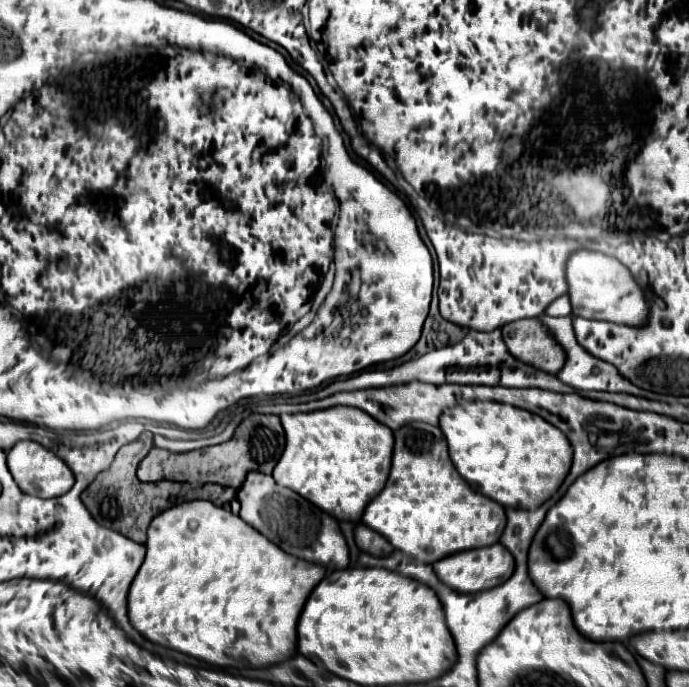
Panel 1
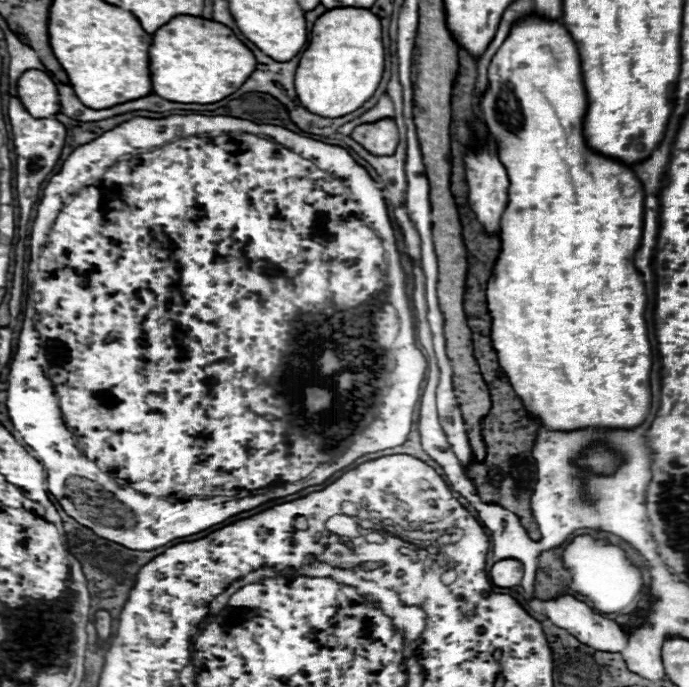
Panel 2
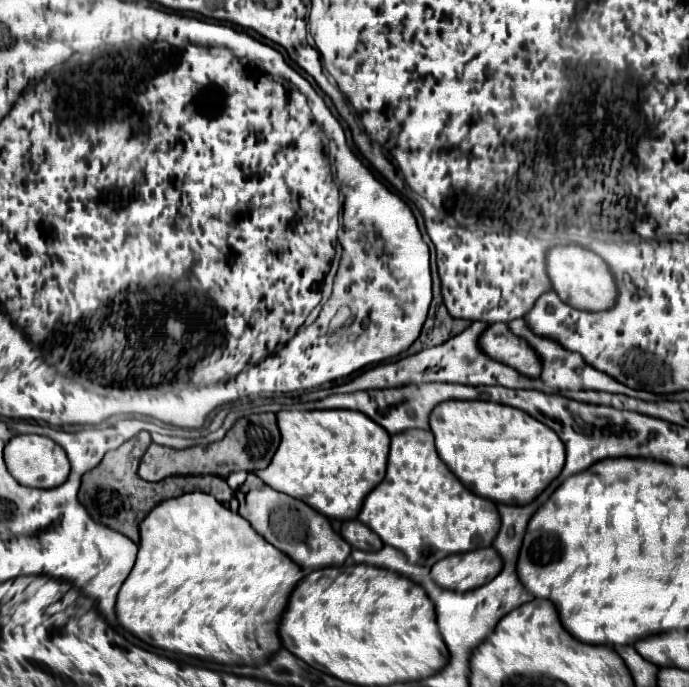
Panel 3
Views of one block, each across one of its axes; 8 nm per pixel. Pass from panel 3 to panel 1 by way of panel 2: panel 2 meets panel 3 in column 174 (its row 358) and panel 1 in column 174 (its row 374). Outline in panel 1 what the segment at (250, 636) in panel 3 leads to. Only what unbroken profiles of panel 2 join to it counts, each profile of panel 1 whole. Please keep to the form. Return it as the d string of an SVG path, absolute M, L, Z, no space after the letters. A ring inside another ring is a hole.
M208 500L186 502L156 516L146 548L146 560L128 594L128 616L148 640L222 668L268 668L296 656L296 624L310 592L326 576L322 564L284 554L240 516Z

